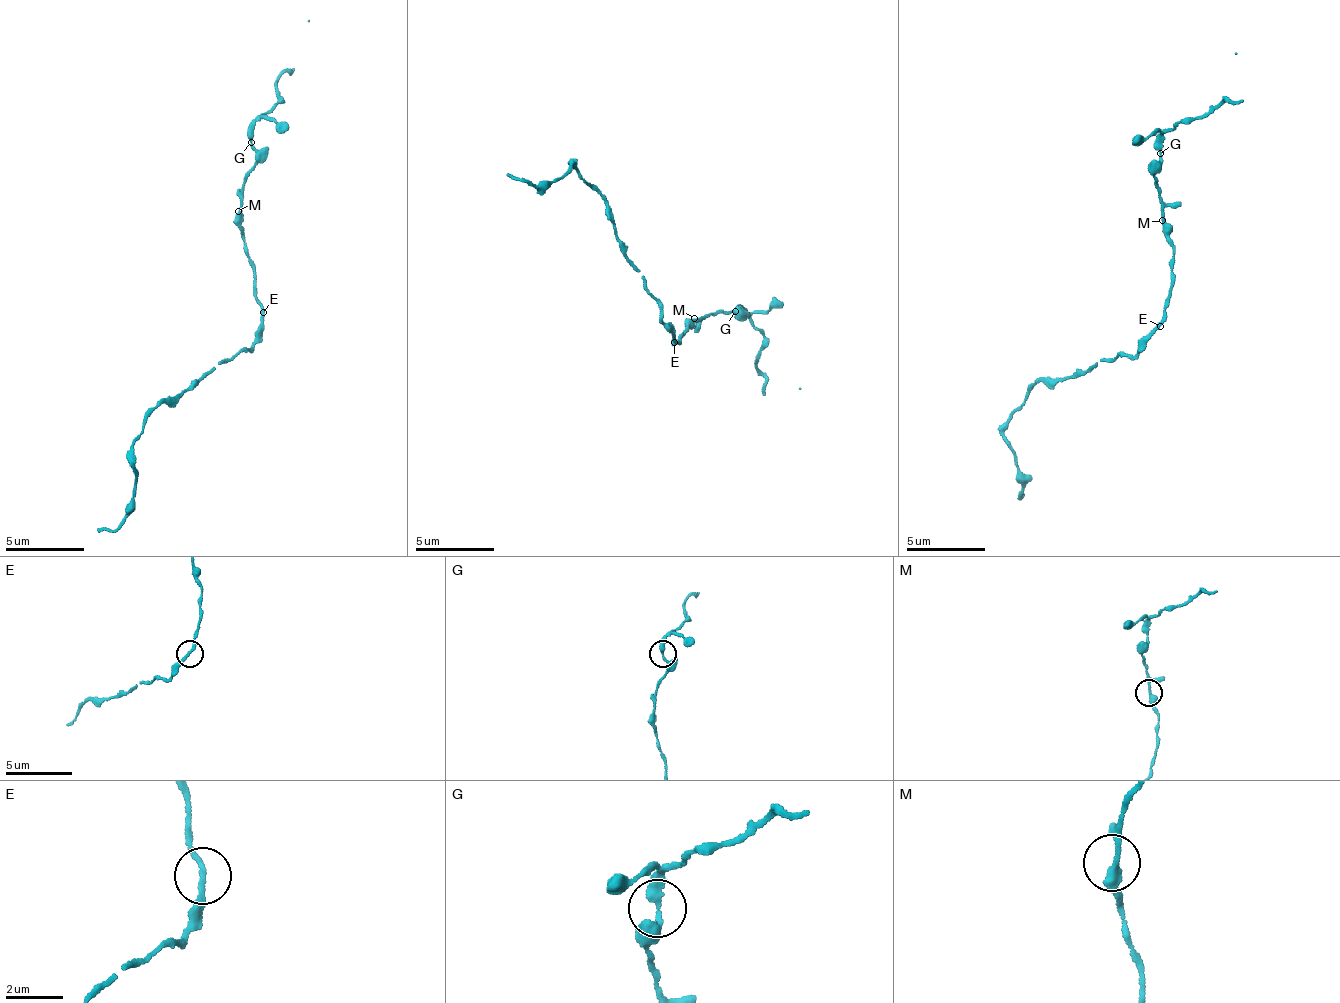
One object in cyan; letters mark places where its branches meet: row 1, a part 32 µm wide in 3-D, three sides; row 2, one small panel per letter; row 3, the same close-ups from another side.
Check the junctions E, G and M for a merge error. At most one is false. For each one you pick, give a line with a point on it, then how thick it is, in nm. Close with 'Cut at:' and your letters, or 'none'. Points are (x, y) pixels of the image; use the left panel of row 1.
Cut at: none

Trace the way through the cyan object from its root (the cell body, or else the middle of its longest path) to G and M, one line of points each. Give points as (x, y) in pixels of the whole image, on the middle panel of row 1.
G: (674, 338), (675, 341), (683, 342), (681, 334), (698, 322), (718, 313), (738, 314), (734, 312)
M: (674, 338), (675, 341), (683, 342), (680, 336), (691, 327), (694, 318)

